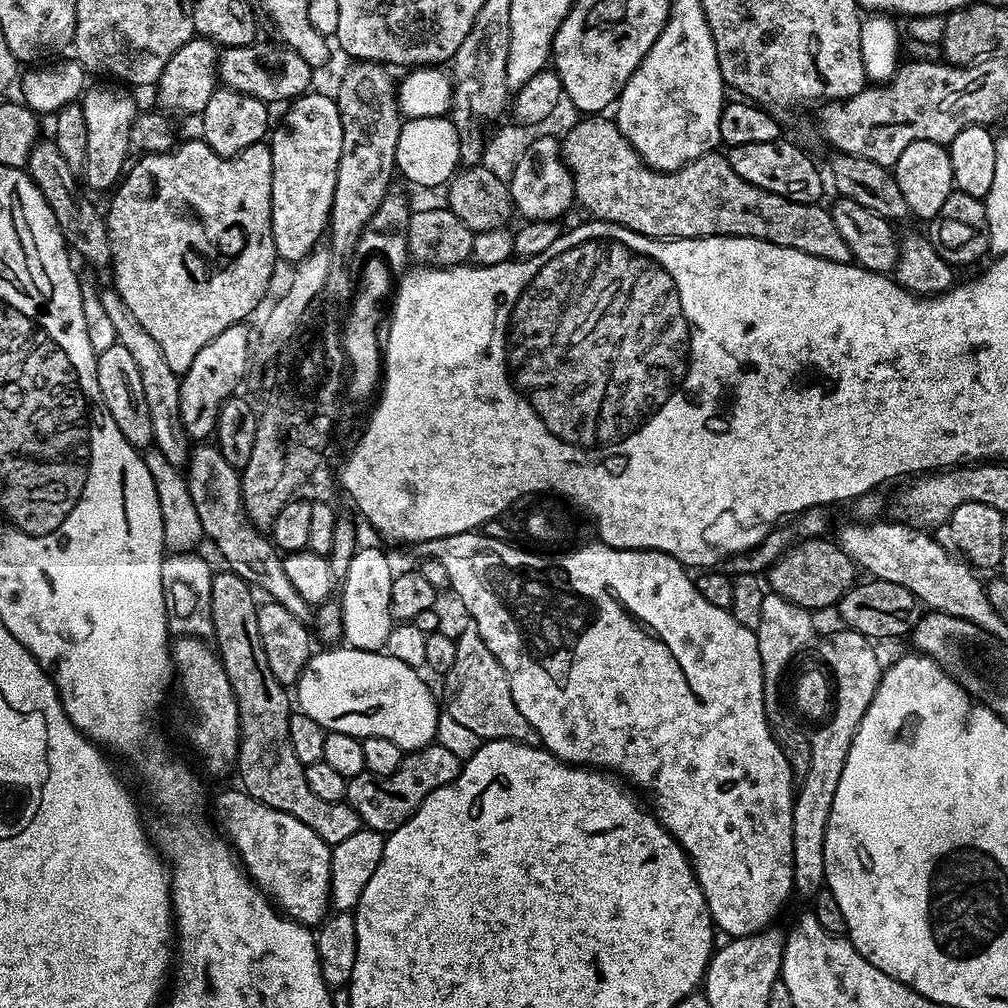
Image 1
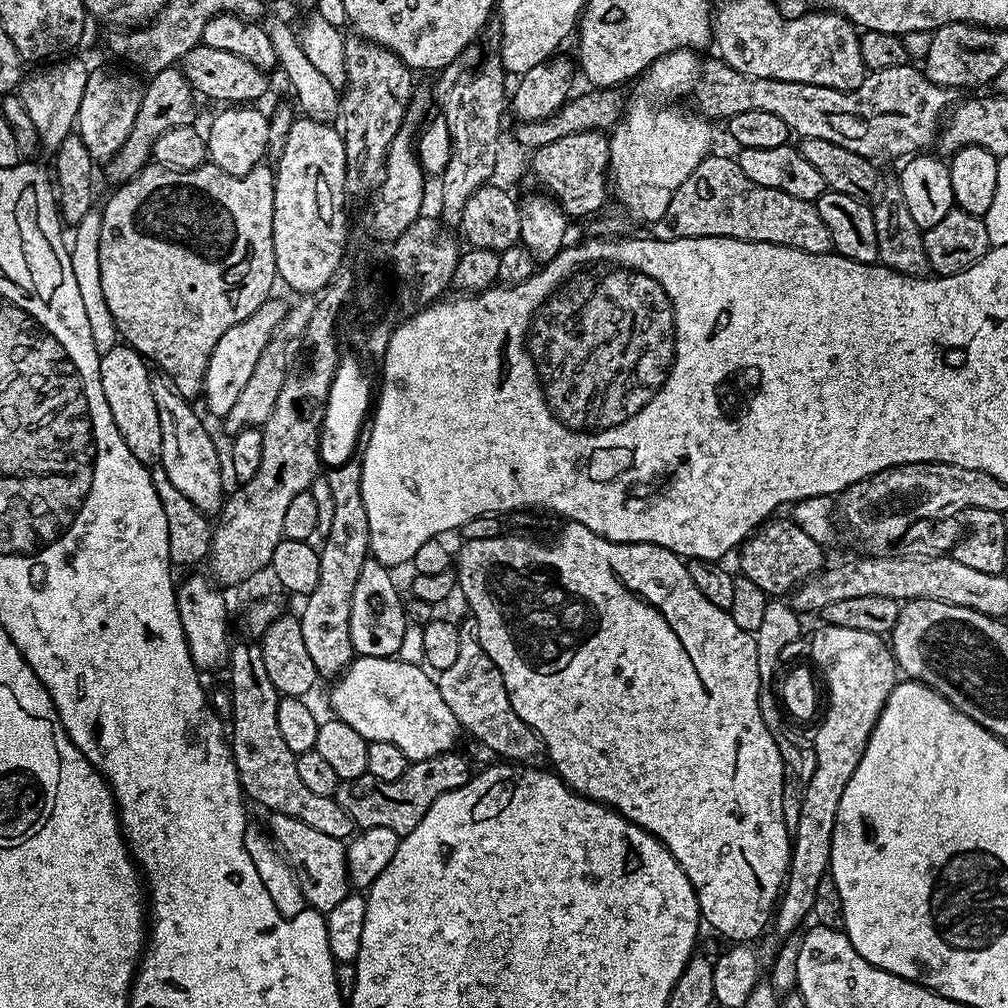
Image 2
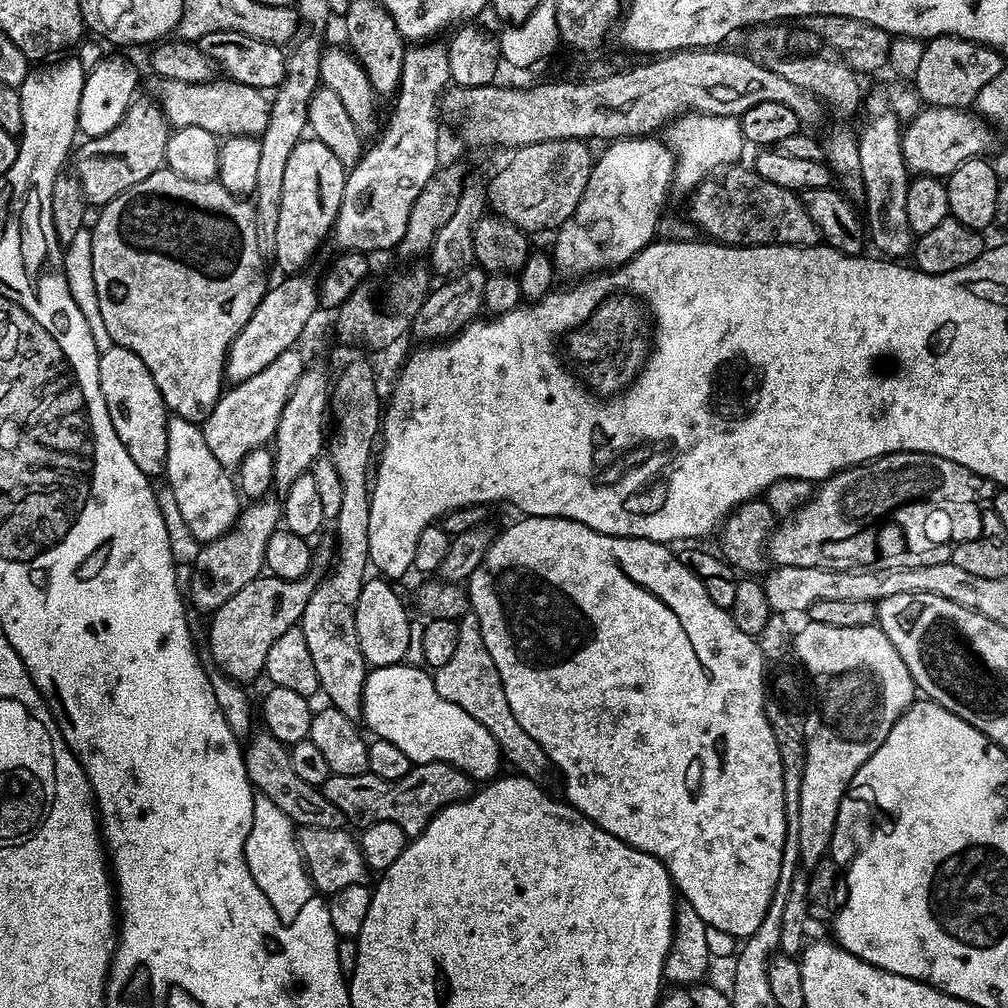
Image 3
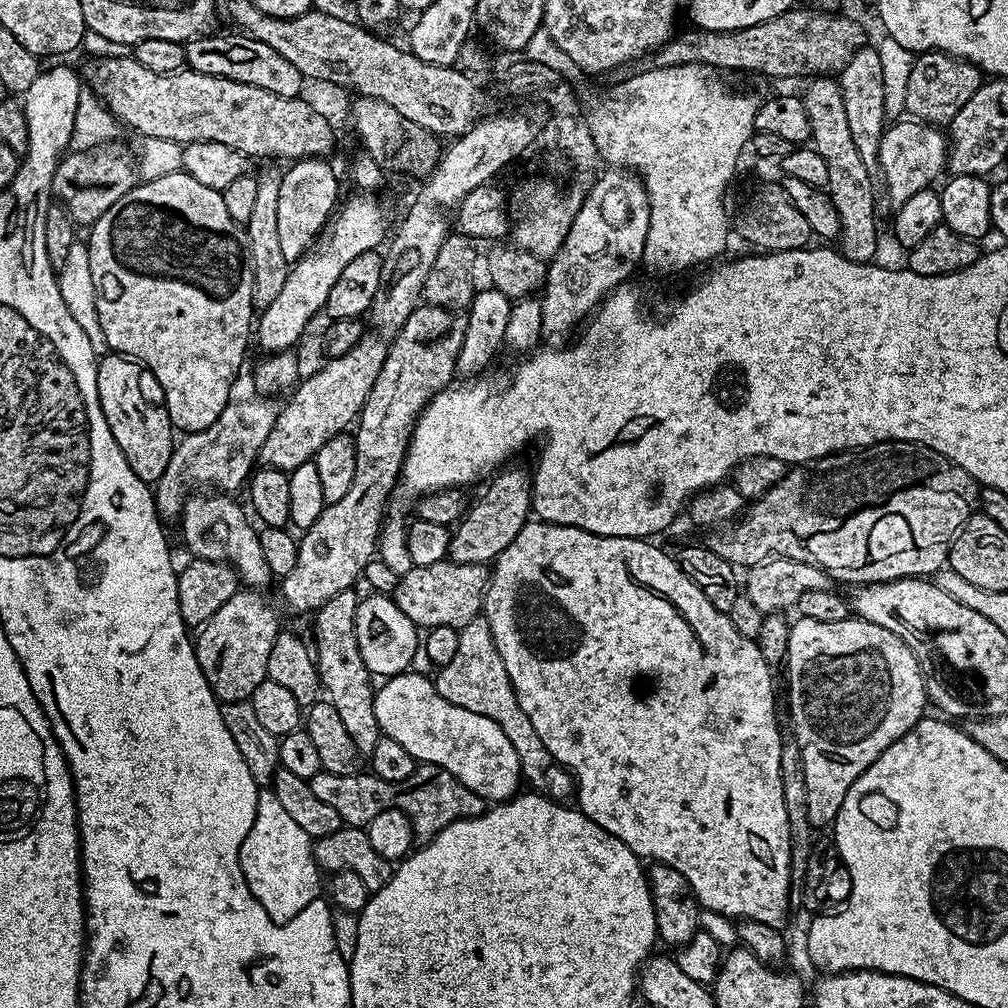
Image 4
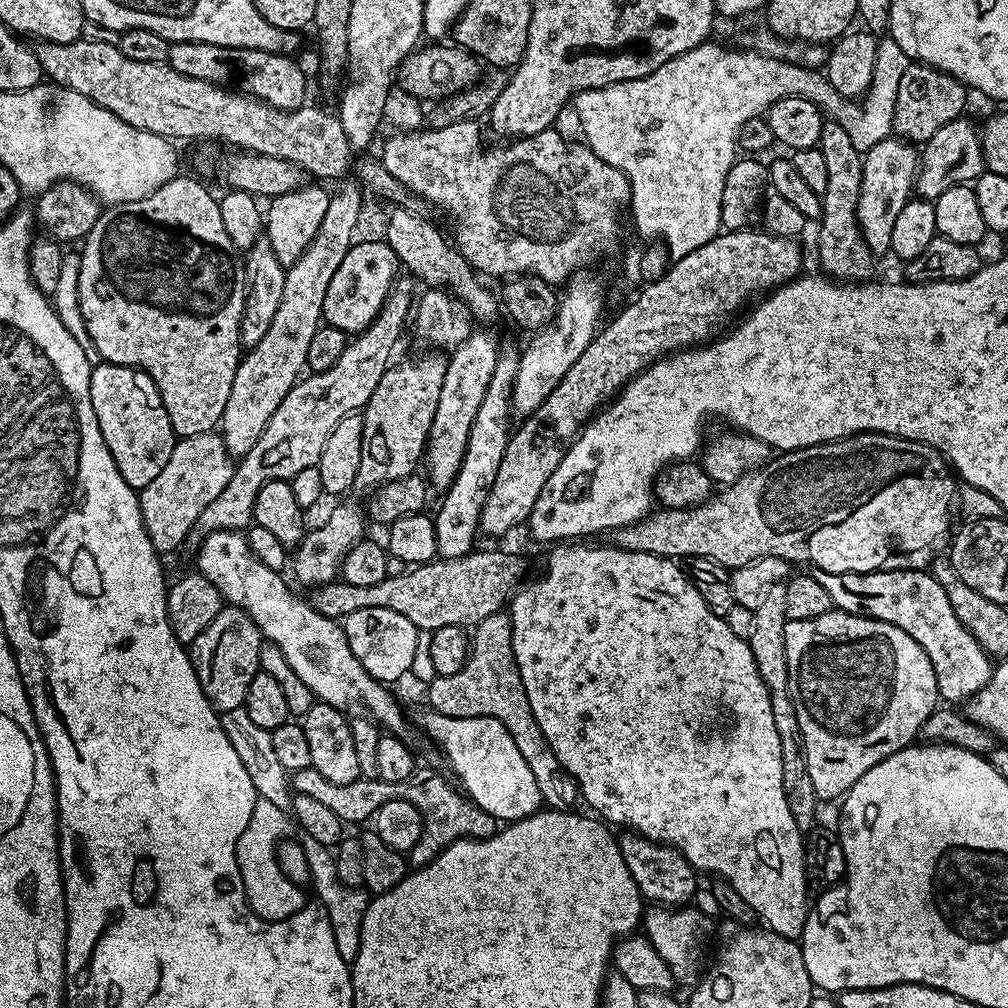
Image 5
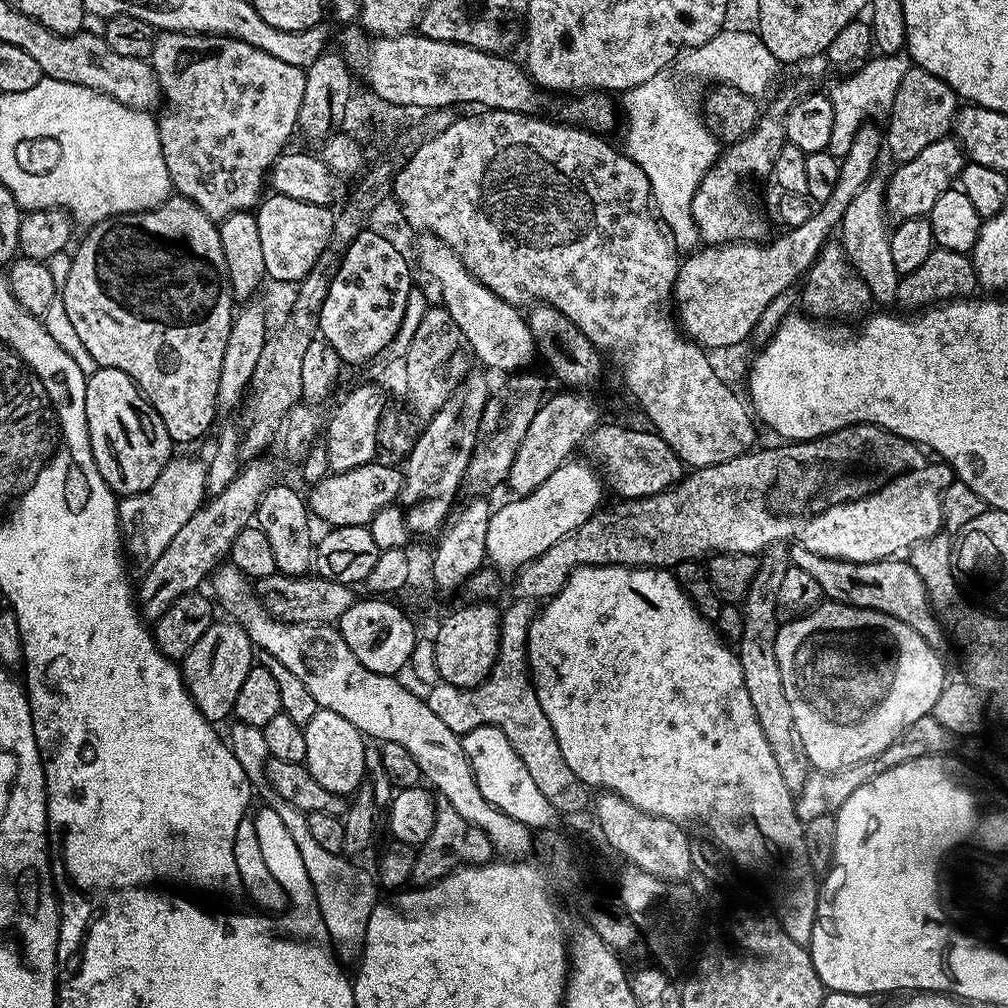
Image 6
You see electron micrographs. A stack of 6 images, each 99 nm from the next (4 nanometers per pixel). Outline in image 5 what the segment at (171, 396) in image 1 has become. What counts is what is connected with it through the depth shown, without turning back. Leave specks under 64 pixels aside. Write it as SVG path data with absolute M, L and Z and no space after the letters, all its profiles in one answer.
M243 531L211 532L199 542L201 544L196 552L195 567L206 578L210 578L214 586L218 586L218 594L222 594L225 605L242 609L252 619L254 626L258 626L261 637L267 643L278 646L282 654L286 654L286 662L290 662L290 670L294 670L294 674L298 674L298 678L306 682L306 686L319 703L329 704L341 710L348 710L351 704L361 704L365 708L361 709L375 720L381 729L401 738L409 735L408 720L404 717L399 702L384 689L387 687L381 681L375 680L365 670L362 662L358 662L358 658L354 658L354 650L350 650L343 627L328 616L318 614L318 610L314 610L305 597L303 600L302 597L295 596L288 589L287 582L280 577L281 573L277 569L258 562L258 558L254 558L250 550L247 535Z

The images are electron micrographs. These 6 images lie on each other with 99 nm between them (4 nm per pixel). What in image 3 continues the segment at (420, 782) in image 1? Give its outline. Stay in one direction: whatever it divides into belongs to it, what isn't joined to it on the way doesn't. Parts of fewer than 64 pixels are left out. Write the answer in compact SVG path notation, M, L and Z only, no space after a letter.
M436 761L415 765L406 778L397 780L378 778L369 771L357 776L330 775L322 785L322 791L334 806L338 806L338 810L342 810L349 825L367 826L385 820L397 823L405 837L411 838L422 834L422 830L426 830L430 821L446 806L469 800L474 791L474 781L461 768Z

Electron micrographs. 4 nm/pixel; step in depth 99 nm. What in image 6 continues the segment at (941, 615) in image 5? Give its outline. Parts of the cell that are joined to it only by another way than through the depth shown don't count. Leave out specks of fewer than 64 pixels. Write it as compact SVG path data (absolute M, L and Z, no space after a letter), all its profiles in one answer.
M796 546L791 549L790 560L795 567L806 570L806 574L814 577L829 601L849 604L855 608L869 608L890 618L898 618L898 622L906 622L910 630L918 630L918 634L922 634L922 638L931 648L941 647L940 643L945 636L942 625L928 604L926 586L922 586L922 578L918 578L918 572L907 559L889 558L859 564L849 560L831 560Z

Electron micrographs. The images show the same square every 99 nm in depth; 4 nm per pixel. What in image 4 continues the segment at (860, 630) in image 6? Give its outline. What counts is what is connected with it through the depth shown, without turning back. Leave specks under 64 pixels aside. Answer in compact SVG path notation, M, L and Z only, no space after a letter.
M849 618L842 622L814 622L813 620L797 619L788 629L788 655L786 657L786 669L788 668L788 708L792 711L791 735L796 737L800 747L802 766L806 774L806 806L810 814L810 822L813 829L820 830L827 826L835 825L836 815L856 779L873 764L877 758L898 738L902 738L909 730L922 719L925 719L924 707L929 707L928 692L924 688L925 678L918 666L918 658L898 638L898 634L890 634L890 630L882 630L882 626L874 626L874 622L866 622L859 618Z

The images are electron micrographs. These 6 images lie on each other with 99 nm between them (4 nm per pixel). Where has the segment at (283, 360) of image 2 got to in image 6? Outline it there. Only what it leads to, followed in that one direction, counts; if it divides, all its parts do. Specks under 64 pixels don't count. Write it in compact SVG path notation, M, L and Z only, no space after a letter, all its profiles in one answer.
M179 456L169 460L162 474L154 478L154 486L119 501L122 547L127 559L136 560L140 570L154 566L158 557L166 554L166 546L170 546L174 534L178 534L178 530L182 530L182 526L186 526L186 522L190 522L192 515L205 503L207 463L192 456Z

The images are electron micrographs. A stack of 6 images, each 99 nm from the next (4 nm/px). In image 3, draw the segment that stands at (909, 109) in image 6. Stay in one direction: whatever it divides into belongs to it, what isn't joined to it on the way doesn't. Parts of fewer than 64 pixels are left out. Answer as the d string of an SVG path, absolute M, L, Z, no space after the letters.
M935 36L925 43L914 77L914 87L929 108L968 108L975 105L978 90L1006 67L1006 60L995 48L957 36Z

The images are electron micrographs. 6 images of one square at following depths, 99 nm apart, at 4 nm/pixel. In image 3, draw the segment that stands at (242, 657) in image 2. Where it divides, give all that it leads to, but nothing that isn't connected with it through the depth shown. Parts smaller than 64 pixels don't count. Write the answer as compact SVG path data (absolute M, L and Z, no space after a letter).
M260 730L260 733L254 736L247 741L249 744L243 745L244 765L253 789L259 795L270 798L270 802L274 802L274 806L278 806L278 810L282 810L282 814L286 814L286 818L290 818L293 824L300 828L344 828L346 821L342 810L338 810L338 806L334 806L334 802L330 802L330 798L326 798L317 785L302 782L302 778L294 774L286 745L278 742L278 738L274 738L267 730Z

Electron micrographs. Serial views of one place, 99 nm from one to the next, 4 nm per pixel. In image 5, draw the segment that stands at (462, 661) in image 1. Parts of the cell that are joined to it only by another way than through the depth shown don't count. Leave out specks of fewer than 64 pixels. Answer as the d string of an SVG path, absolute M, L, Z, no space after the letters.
M507 611L490 614L490 618L482 618L482 622L475 624L470 632L470 655L465 664L456 674L436 675L426 685L426 692L427 707L450 718L498 718L498 722L510 730L530 770L534 770L538 790L544 795L544 804L552 810L572 810L577 807L576 800L578 804L581 799L580 789L562 762L558 762L550 742L546 742L546 734L542 734L538 726L538 718L534 718L534 710L530 710L530 702L526 698L514 658L512 619Z

